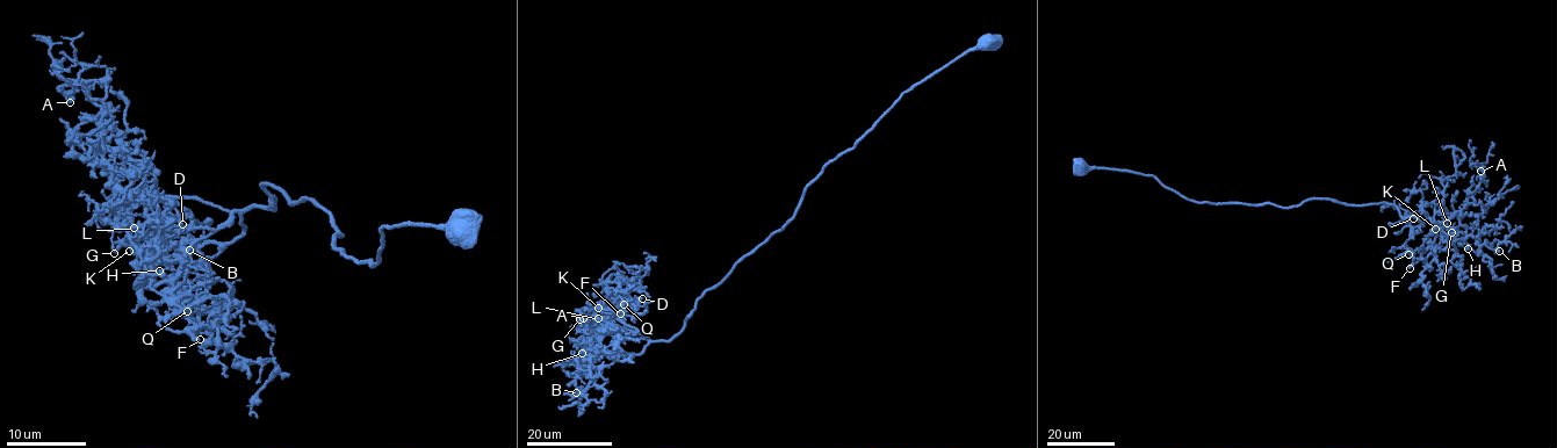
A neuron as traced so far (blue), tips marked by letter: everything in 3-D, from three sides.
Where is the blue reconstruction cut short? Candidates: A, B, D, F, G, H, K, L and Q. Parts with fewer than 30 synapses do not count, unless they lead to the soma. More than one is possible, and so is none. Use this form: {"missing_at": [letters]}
{"missing_at": ["F"]}

